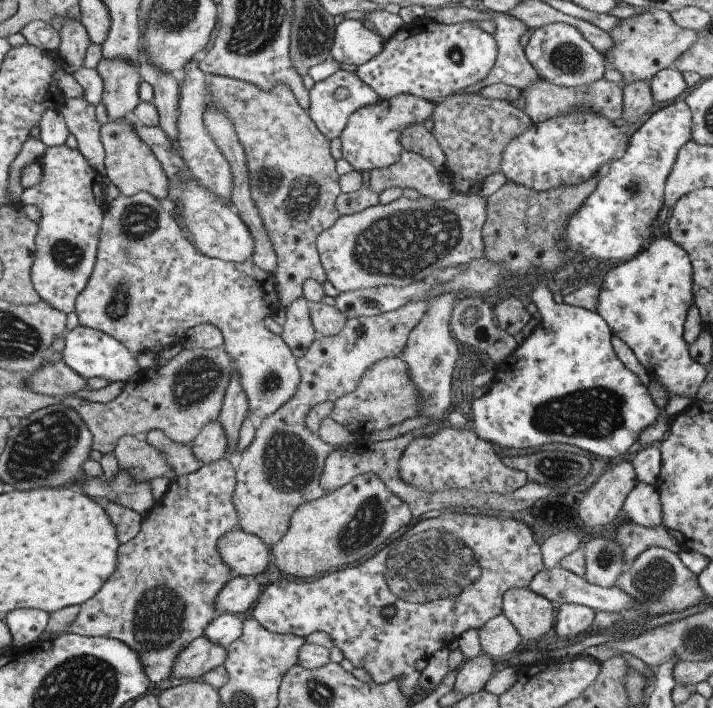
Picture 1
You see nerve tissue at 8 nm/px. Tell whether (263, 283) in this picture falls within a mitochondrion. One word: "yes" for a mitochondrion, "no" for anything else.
no

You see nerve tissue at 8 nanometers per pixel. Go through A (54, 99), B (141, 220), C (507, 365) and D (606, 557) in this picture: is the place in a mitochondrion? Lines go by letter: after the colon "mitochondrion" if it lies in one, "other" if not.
A: other
B: mitochondrion
C: other
D: mitochondrion

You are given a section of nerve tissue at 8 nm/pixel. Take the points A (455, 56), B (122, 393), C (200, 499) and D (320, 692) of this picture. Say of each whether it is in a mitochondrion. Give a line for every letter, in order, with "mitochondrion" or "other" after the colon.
A: mitochondrion
B: other
C: other
D: mitochondrion

